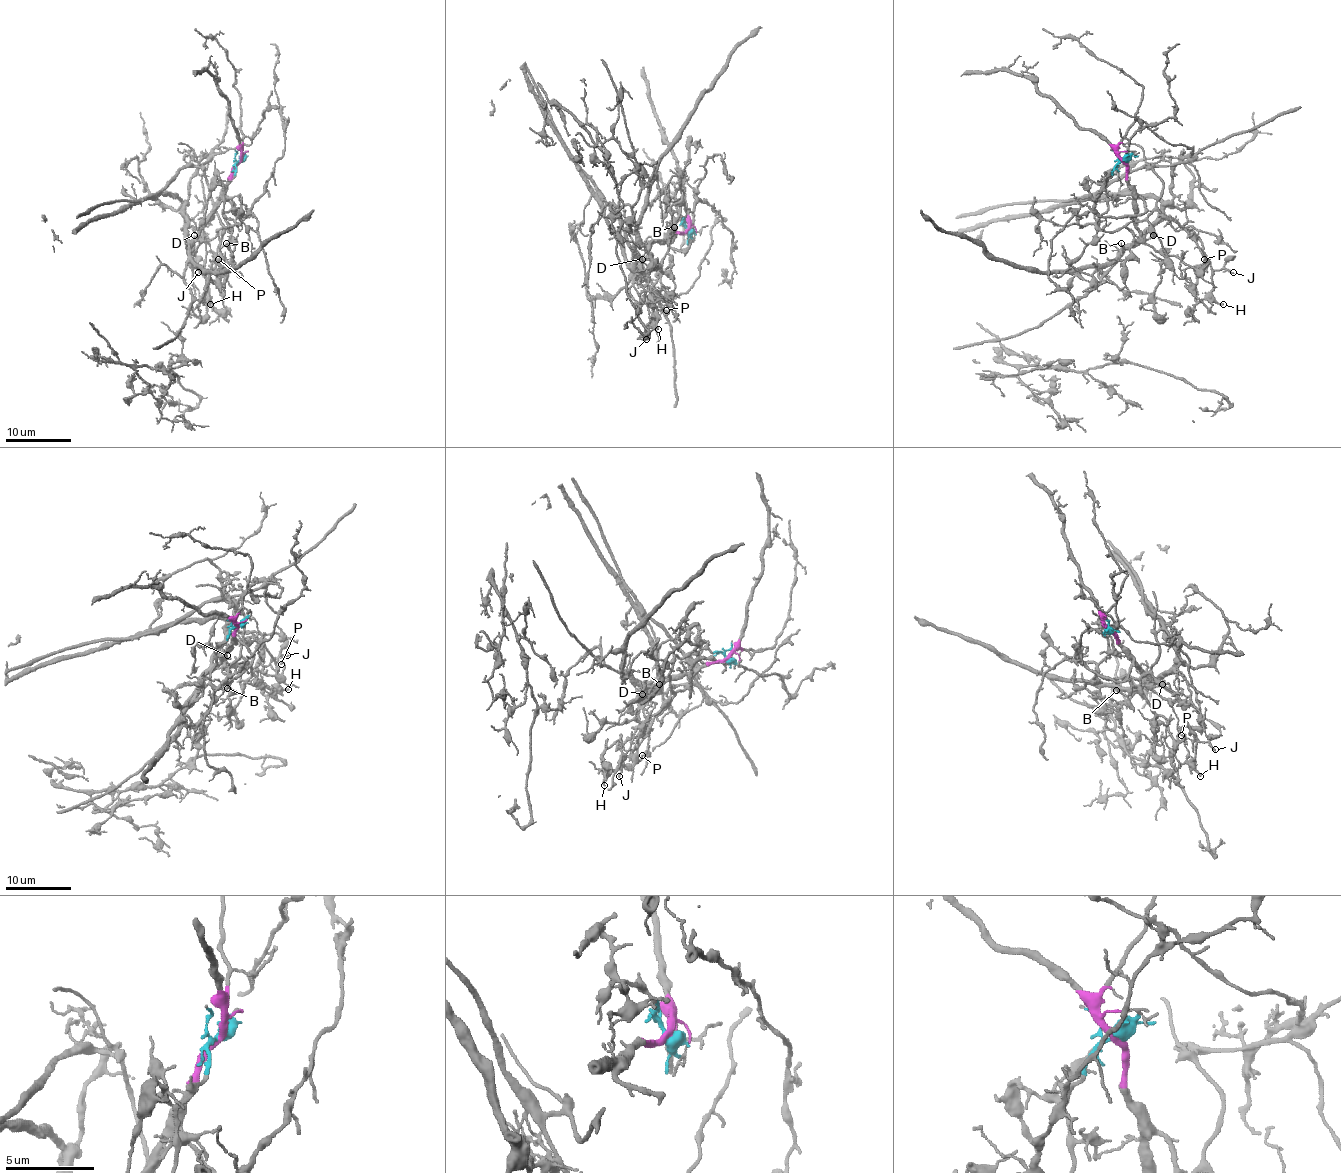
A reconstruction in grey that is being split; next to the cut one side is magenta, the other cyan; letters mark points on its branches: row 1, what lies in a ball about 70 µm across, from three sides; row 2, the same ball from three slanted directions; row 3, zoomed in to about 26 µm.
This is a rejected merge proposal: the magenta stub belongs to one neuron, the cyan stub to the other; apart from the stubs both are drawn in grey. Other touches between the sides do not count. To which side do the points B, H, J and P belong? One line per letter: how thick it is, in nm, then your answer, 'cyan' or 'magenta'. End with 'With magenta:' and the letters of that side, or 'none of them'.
B: 120 nm thick; cyan
H: 150 nm thick; cyan
J: 170 nm thick; cyan
P: 110 nm thick; cyan
With magenta: none of them

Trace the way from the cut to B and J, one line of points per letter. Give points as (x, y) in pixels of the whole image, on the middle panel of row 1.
B: (688, 231), (683, 217), (672, 214), (675, 203), (678, 217), (667, 239), (675, 227)
J: (688, 231), (683, 217), (672, 214), (675, 203), (680, 208), (676, 224), (650, 288), (653, 308), (647, 339)

